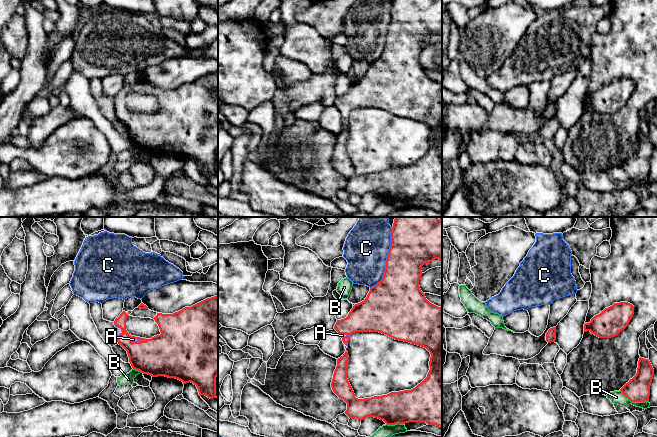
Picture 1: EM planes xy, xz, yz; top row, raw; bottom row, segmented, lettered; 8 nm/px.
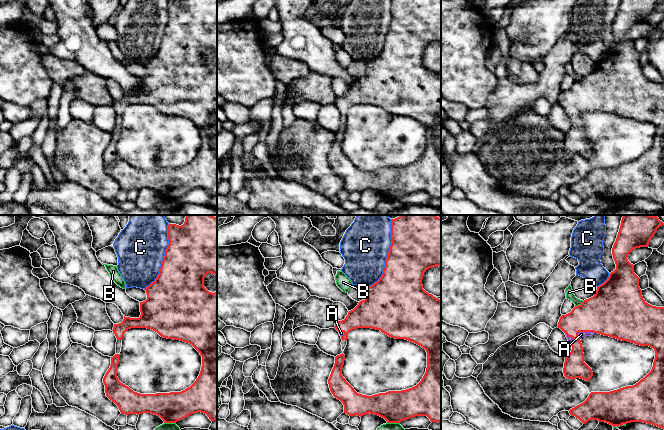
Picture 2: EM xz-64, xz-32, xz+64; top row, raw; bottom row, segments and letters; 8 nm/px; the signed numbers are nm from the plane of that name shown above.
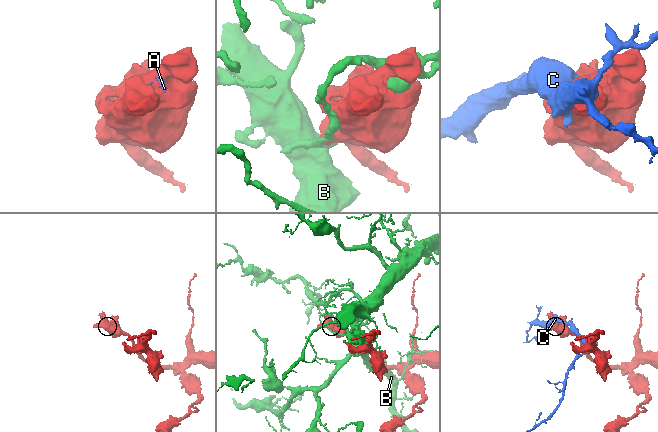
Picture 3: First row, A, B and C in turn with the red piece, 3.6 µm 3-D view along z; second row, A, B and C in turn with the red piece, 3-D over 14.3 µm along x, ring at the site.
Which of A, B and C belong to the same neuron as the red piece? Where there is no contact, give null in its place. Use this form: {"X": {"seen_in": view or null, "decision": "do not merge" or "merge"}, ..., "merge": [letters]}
{"A": {"seen_in": "xy", "decision": "merge"}, "B": {"seen_in": "yz", "decision": "do not merge"}, "C": {"seen_in": "xz", "decision": "do not merge"}, "merge": ["A"]}

